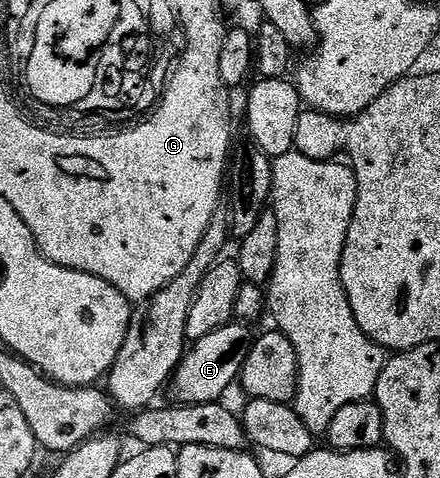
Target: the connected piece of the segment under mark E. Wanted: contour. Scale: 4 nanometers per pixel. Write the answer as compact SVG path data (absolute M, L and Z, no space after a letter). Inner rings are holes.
M229 324L202 336L185 349L184 359L176 367L170 379L170 390L176 393L175 401L180 404L210 404L219 402L231 386L237 385L240 369L248 355L248 347L254 334L244 324Z

